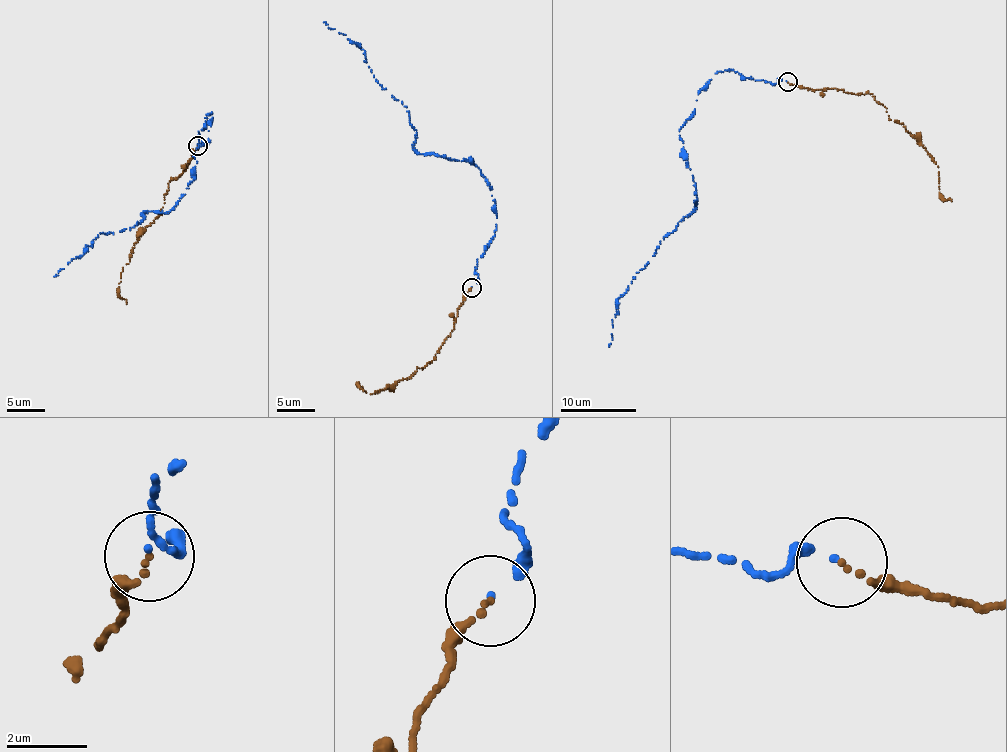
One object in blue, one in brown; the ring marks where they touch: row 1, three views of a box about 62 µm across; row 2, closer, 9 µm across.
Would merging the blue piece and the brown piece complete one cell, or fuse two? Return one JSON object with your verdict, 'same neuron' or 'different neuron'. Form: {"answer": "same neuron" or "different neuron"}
{"answer": "same neuron"}

